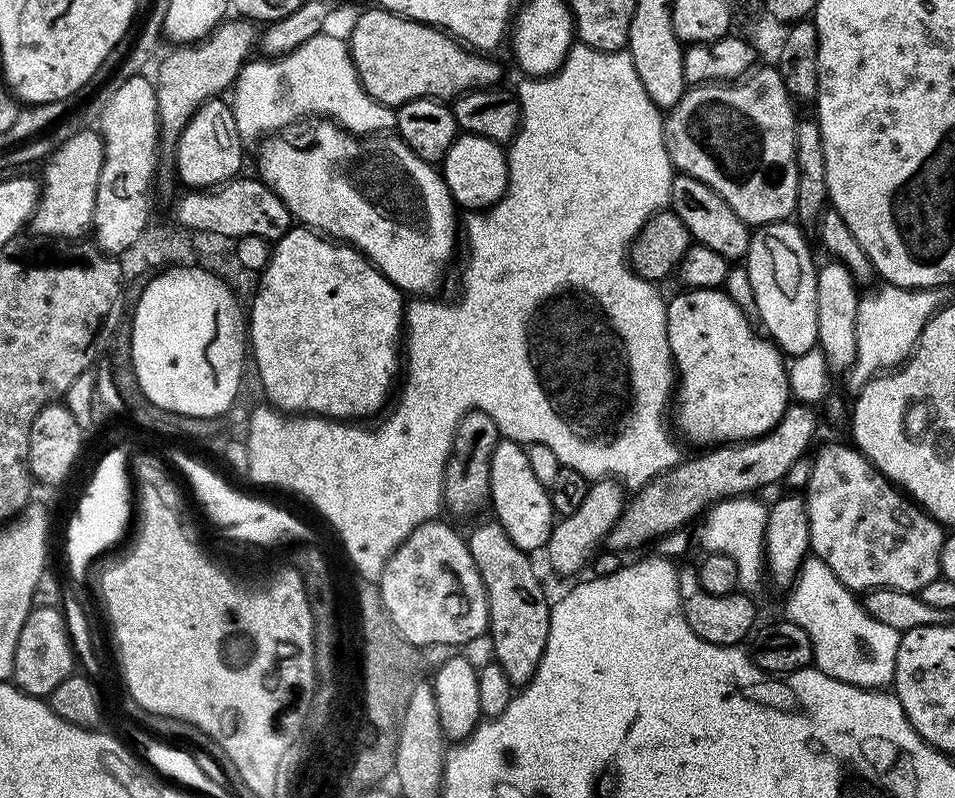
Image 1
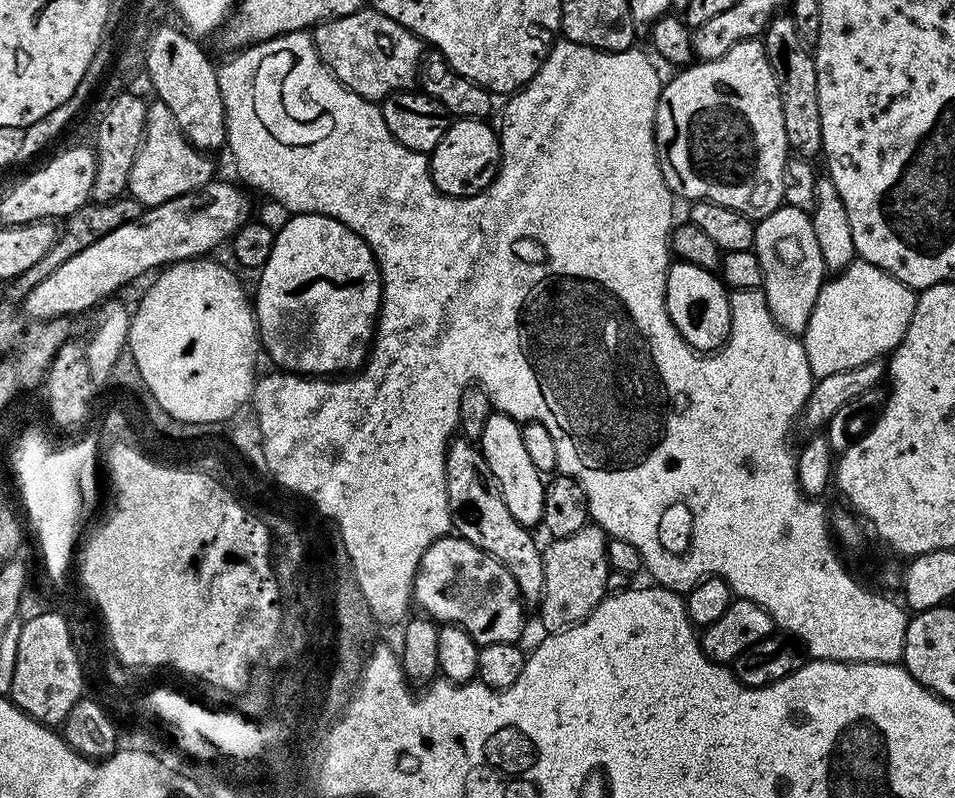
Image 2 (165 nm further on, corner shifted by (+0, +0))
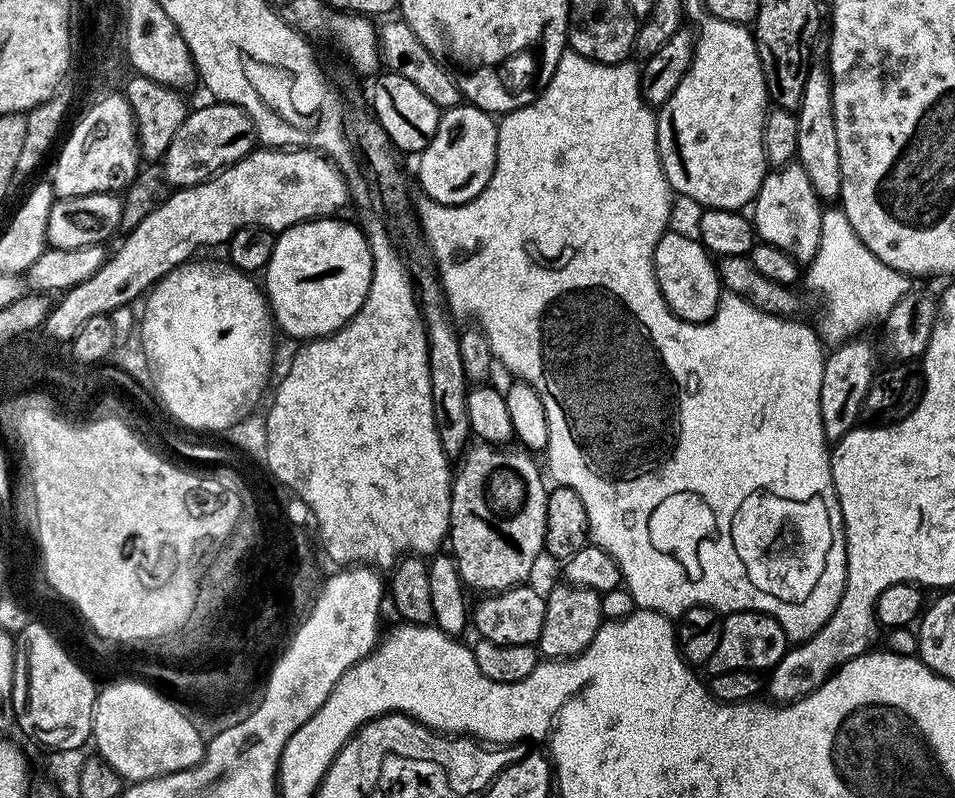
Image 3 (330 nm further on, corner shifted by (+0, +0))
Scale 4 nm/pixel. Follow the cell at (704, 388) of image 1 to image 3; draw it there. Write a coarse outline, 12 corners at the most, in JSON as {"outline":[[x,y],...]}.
{"outline":[[695,235],[656,241],[660,293],[679,320],[704,324],[720,304],[713,257]]}

